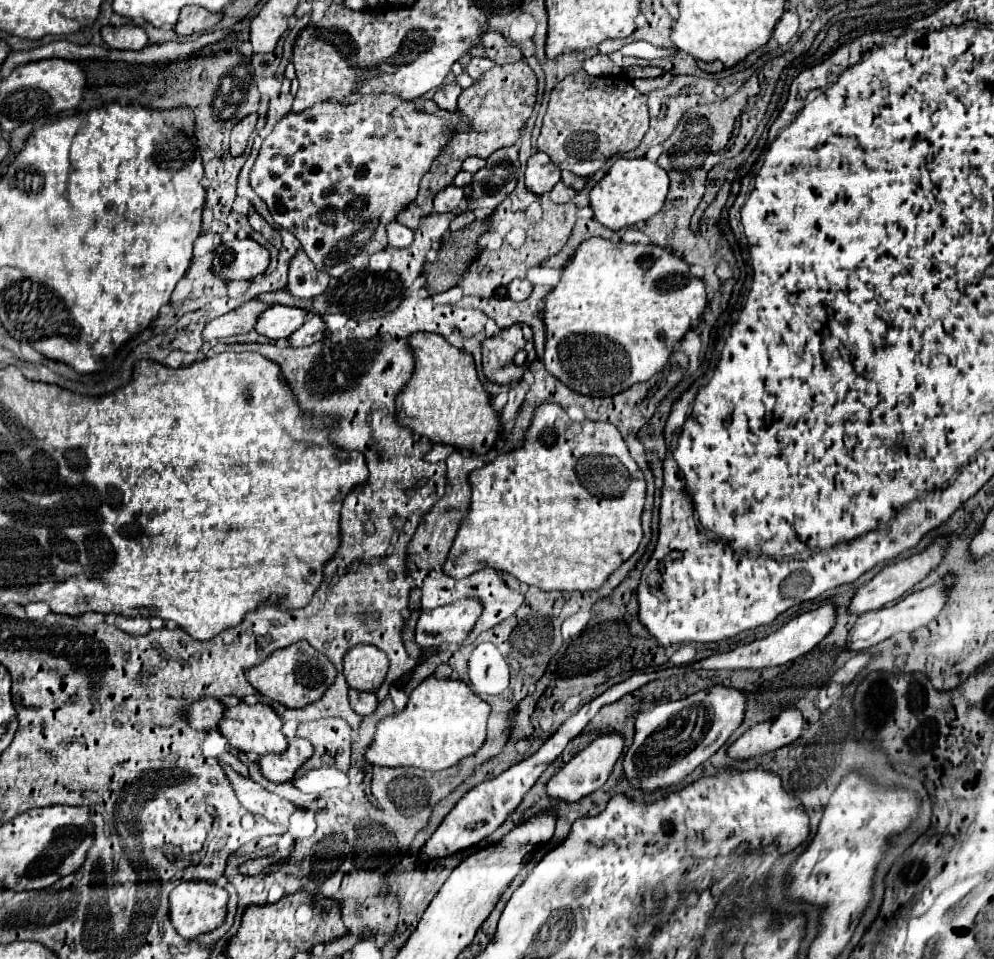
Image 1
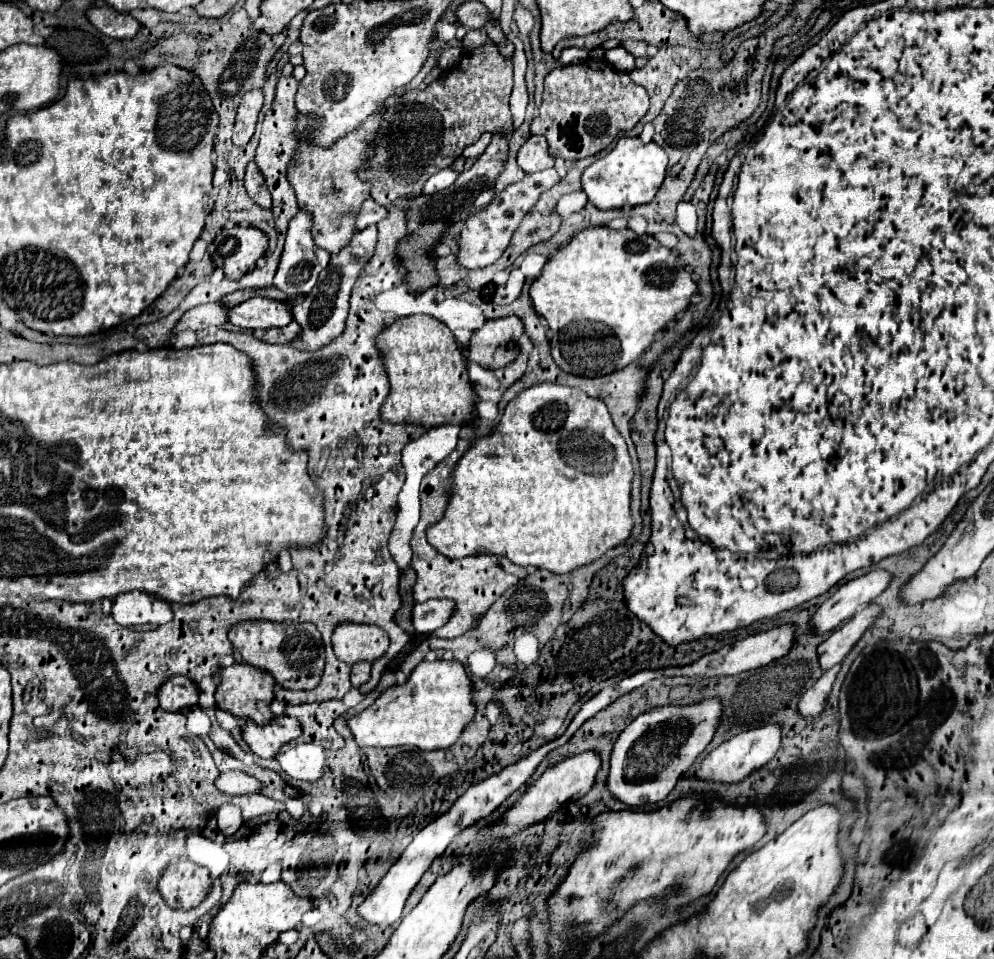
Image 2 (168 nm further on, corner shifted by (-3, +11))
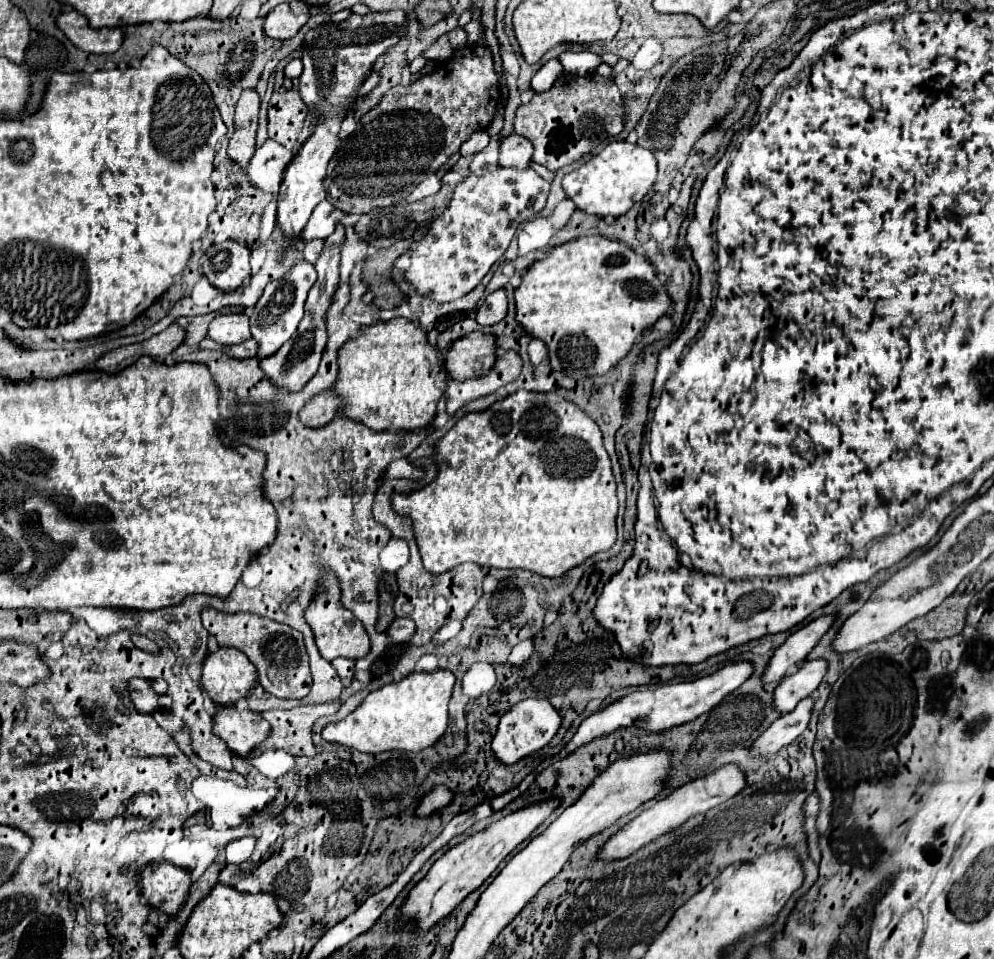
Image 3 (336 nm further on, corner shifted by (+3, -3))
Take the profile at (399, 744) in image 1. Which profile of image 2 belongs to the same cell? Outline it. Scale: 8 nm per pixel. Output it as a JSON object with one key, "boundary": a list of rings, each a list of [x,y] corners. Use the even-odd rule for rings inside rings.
{"boundary":[[[420,662],[404,684],[386,688],[374,704],[346,720],[358,746],[418,746],[422,750],[448,748],[472,720],[472,682],[460,662]]]}

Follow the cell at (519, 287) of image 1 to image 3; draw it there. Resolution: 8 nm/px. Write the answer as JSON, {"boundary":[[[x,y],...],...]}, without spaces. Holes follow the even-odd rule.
{"boundary":[[[500,288],[500,290],[492,292],[490,296],[486,296],[484,304],[478,308],[476,320],[482,326],[492,326],[492,324],[498,324],[500,320],[504,320],[506,312],[508,312],[508,298],[506,298],[506,290]]]}

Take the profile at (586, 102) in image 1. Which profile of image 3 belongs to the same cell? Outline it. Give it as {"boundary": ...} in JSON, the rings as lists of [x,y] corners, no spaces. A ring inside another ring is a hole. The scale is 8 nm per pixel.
{"boundary":[[[562,74],[548,92],[534,94],[530,102],[522,104],[514,118],[514,132],[526,136],[534,146],[532,160],[552,172],[592,154],[608,138],[624,132],[624,128],[624,96],[612,78],[602,78],[598,74]]]}

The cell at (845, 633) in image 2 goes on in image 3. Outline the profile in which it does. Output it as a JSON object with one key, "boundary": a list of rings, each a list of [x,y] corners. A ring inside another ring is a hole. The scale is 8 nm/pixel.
{"boundary":[[[824,658],[806,662],[802,668],[792,672],[778,684],[778,688],[774,692],[774,706],[782,714],[792,712],[802,698],[810,696],[818,688],[818,684],[826,676],[826,672],[828,672],[828,662]]]}

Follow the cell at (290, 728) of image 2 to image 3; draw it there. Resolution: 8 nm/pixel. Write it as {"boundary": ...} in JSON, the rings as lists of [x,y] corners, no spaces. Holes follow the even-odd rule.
{"boundary":[[[230,706],[214,716],[214,734],[218,734],[232,752],[246,758],[270,736],[270,724],[244,706]]]}

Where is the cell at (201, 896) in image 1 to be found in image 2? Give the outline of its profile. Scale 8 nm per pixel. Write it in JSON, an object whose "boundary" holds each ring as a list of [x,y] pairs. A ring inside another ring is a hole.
{"boundary":[[[190,860],[170,862],[158,880],[158,890],[160,894],[164,892],[164,900],[170,908],[190,910],[198,906],[210,890],[208,868]]]}

